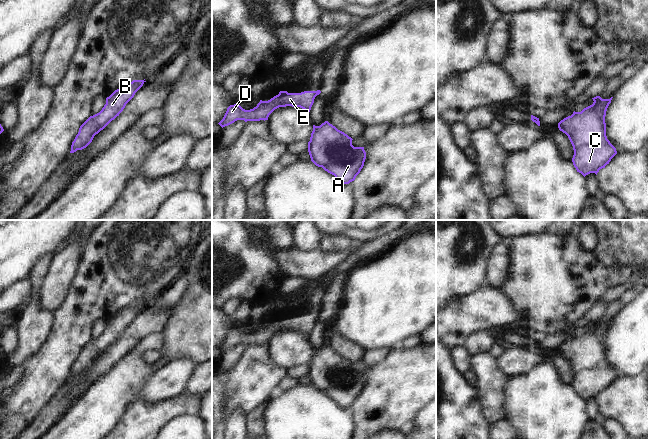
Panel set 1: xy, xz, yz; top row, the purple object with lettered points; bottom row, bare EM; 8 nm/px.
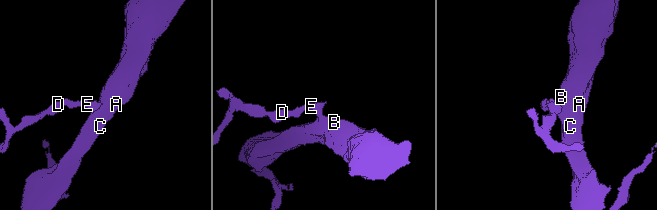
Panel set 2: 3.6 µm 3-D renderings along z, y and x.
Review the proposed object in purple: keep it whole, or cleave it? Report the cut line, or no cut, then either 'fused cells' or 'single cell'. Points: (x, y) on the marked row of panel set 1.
no cut; single cell

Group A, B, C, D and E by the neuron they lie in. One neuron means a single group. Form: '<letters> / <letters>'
A B C D E

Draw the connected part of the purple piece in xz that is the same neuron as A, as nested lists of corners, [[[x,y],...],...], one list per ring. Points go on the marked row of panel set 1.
[[[325,121],[320,126],[313,125],[308,152],[311,161],[335,176],[340,183],[354,181],[364,166],[364,147],[354,147],[352,138]]]

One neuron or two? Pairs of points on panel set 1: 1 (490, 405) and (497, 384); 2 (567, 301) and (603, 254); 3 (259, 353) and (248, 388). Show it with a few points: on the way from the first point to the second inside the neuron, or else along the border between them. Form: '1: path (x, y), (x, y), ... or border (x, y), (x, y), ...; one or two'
1: path (492, 400), (492, 389); one
2: border (593, 251), (598, 262), (606, 269); two
3: path (255, 362), (255, 377), (253, 379); one

